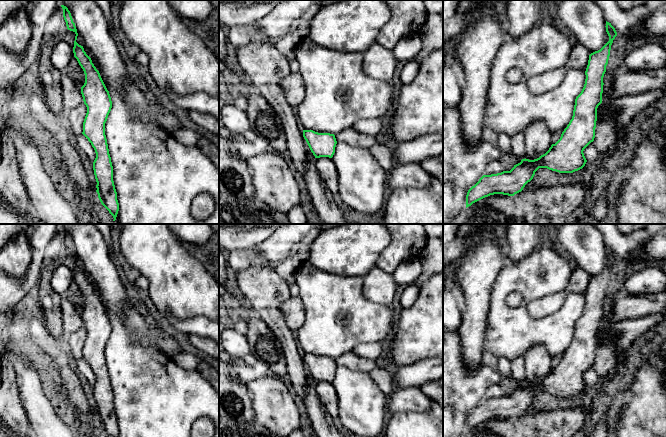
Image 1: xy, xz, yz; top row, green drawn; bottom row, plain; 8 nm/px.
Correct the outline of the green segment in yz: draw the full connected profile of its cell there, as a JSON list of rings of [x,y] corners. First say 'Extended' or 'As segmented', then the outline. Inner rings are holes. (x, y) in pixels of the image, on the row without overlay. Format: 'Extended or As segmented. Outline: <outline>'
As segmented. Outline: [[[606,245],[609,265],[589,279],[586,303],[575,323],[573,340],[560,363],[549,374],[534,384],[522,383],[510,395],[483,399],[466,419],[466,432],[494,418],[514,420],[530,406],[539,392],[559,397],[573,397],[582,393],[587,384],[584,373],[594,365],[597,332],[602,327],[603,301],[608,288],[611,269],[617,260],[615,252]]]

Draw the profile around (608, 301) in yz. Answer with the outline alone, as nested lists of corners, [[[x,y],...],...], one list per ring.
[[[607,294],[603,301],[603,317],[602,317],[602,327],[609,329],[613,322],[611,321],[611,315],[612,315],[612,308],[613,308],[613,294]]]

